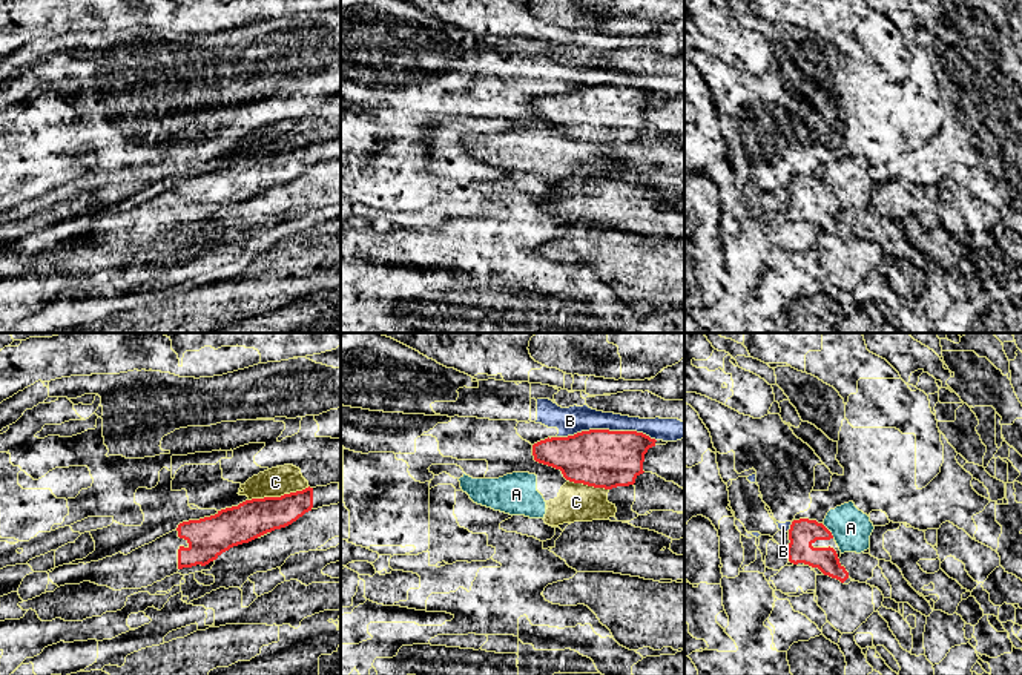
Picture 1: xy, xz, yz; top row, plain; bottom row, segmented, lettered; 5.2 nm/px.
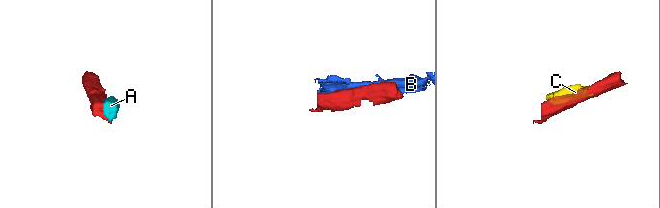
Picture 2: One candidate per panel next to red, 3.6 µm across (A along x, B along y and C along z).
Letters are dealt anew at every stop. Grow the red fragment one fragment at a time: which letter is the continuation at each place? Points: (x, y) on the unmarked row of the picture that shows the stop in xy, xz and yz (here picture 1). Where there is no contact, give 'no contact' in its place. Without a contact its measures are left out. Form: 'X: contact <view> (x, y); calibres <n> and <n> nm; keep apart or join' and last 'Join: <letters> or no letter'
A: contact yz (829, 187); calibres 150 and 200 nm; keep apart
B: contact xz (606, 86); calibres 300 and 140 nm; keep apart
C: contact xy (278, 154); calibres 200 and 150 nm; keep apart
Join: no letter

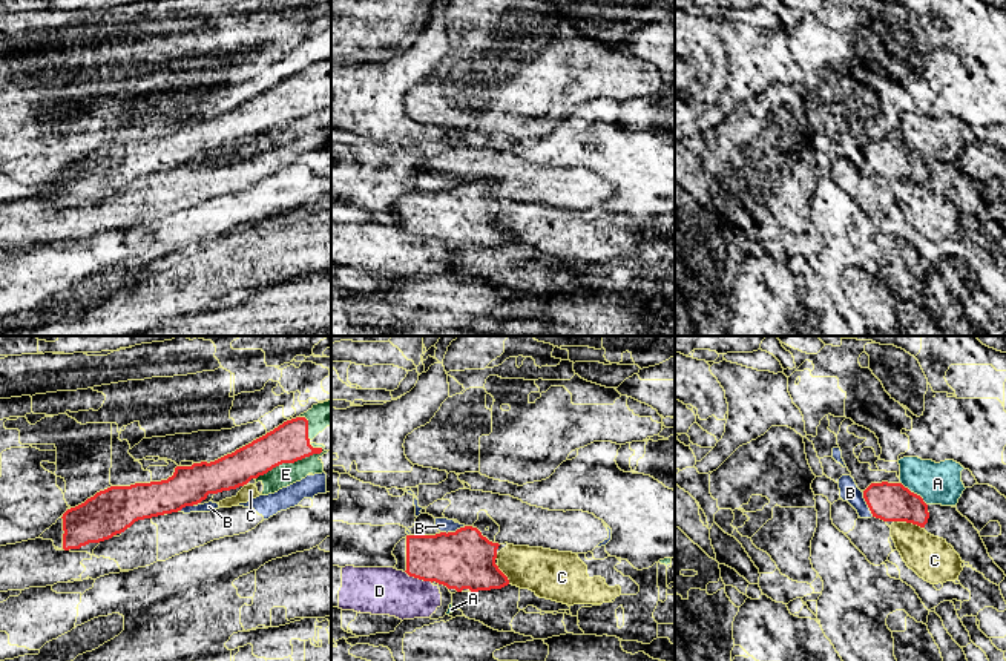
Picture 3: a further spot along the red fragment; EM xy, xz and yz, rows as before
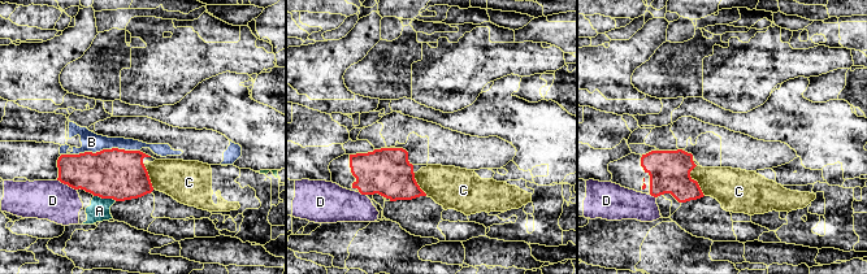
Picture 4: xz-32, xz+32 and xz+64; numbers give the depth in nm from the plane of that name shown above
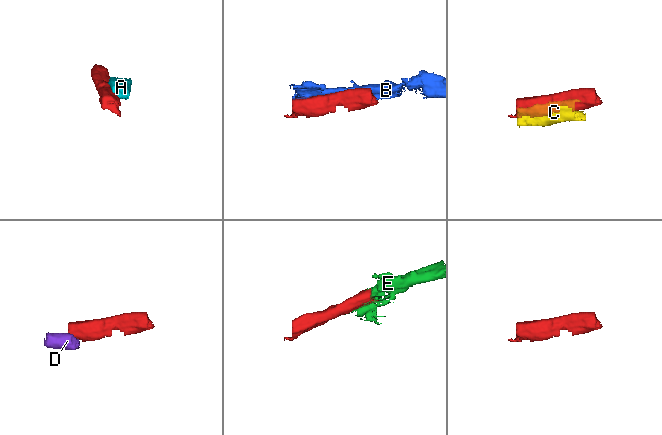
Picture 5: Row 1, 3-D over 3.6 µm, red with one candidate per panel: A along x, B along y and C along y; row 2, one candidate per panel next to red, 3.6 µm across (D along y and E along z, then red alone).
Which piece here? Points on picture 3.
A: contact yz (913, 149); calibres 200 and 220 nm; keep apart
B: contact xz (453, 189); calibres 300 and 80 nm; keep apart
C: contact xz (503, 230); calibres 300 and 260 nm; keep apart
D: contact xz (419, 235); calibres 300 and 260 nm; keep apart
E: contact xy (287, 118); calibres 200 and 120 nm; join
Join: E

